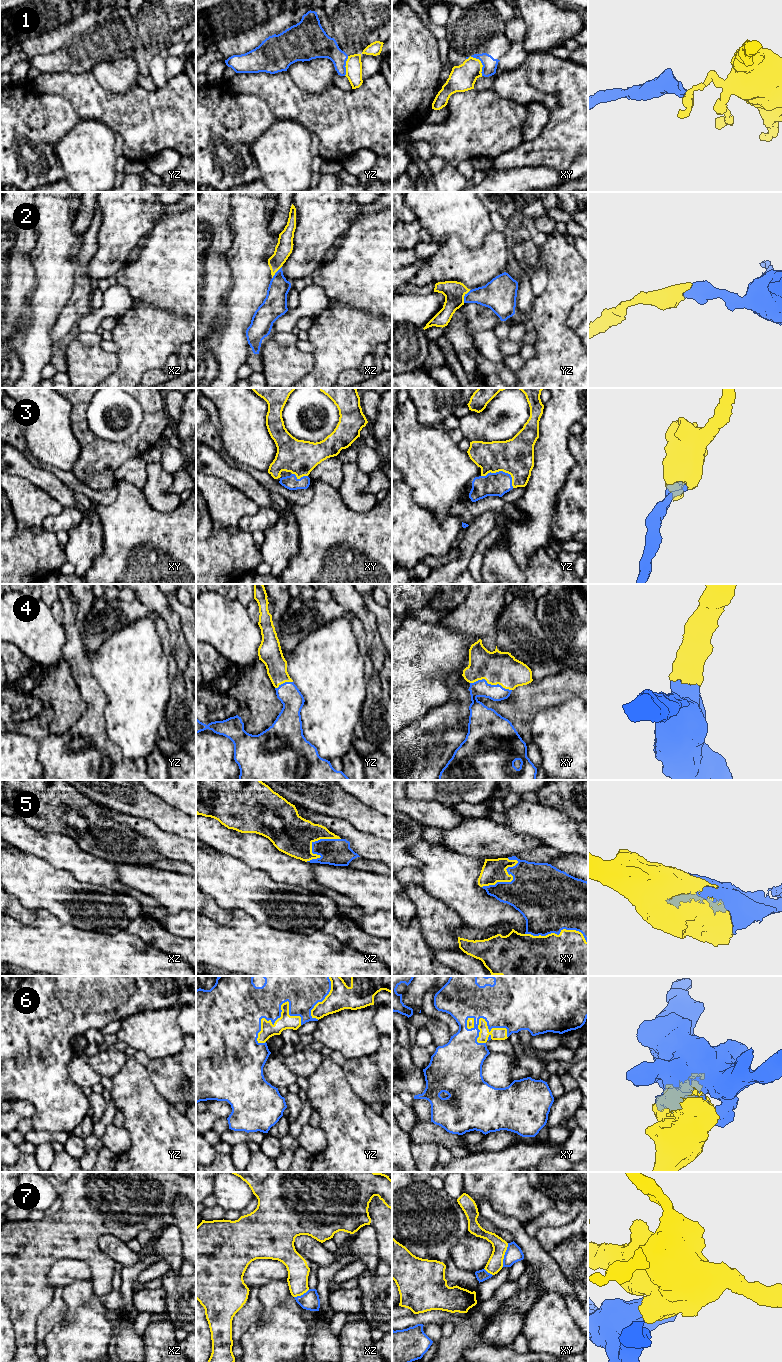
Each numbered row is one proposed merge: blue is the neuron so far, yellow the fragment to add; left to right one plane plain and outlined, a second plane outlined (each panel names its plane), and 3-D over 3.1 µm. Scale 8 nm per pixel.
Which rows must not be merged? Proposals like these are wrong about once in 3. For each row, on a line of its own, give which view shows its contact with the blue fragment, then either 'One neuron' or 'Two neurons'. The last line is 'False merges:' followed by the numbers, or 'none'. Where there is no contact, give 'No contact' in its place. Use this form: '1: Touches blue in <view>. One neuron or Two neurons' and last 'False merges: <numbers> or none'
1: Touches blue in xy. Two neurons
2: Touches blue in yz. One neuron
3: Touches blue in yz. One neuron
4: Touches blue in xy. One neuron
5: Touches blue in xy. One neuron
6: Touches blue in yz. One neuron
7: Touches blue in xy. Two neurons
False merges: 1, 7

